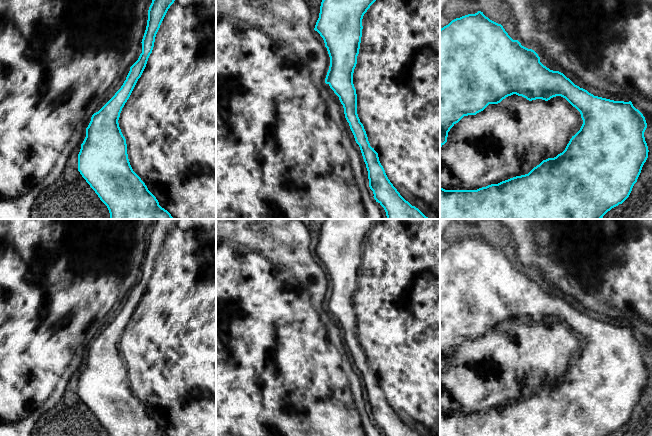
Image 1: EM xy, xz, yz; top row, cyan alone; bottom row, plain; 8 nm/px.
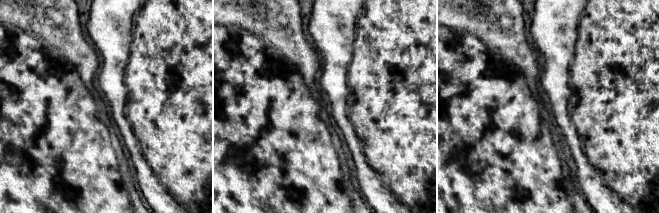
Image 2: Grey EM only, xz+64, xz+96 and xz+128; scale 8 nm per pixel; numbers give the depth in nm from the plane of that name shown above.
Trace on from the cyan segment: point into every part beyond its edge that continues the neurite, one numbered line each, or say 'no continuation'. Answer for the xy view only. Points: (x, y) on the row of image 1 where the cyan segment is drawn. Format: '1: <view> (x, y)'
no continuation

